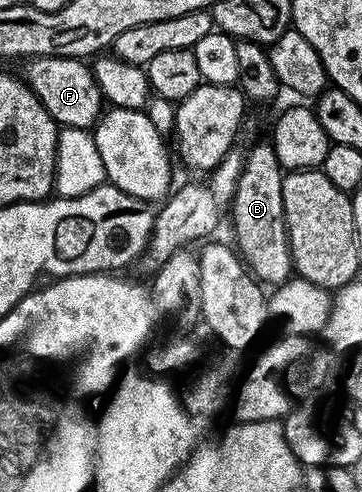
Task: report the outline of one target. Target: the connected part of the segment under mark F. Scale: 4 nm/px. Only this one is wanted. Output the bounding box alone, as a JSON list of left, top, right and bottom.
[23,55,103,127]

